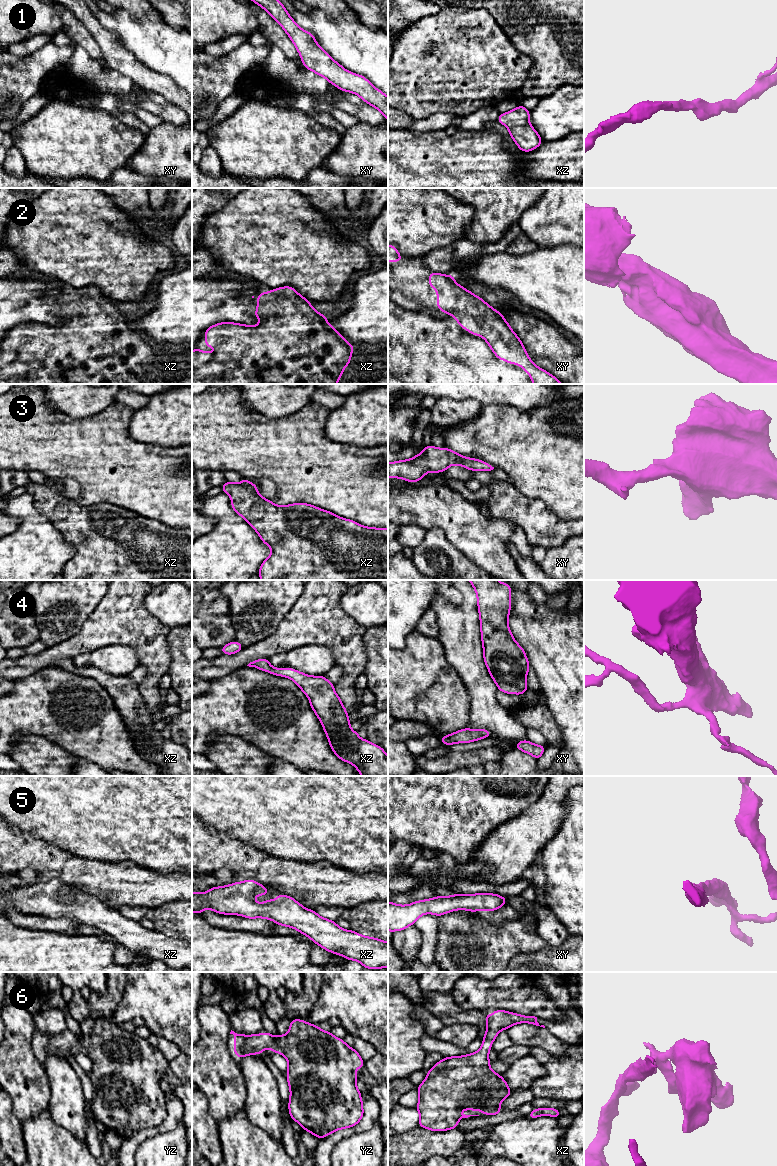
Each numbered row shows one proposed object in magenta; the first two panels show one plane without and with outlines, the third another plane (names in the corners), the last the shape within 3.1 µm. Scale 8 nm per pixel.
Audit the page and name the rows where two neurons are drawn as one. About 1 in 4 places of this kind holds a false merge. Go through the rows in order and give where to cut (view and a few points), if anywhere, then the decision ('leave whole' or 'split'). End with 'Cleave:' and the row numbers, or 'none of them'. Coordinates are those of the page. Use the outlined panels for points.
1: cut none; leave whole
2: cut none; leave whole
3: cut none; leave whole
4: cut none; leave whole
5: cut none; leave whole
6: cut none; leave whole
Cleave: none of them

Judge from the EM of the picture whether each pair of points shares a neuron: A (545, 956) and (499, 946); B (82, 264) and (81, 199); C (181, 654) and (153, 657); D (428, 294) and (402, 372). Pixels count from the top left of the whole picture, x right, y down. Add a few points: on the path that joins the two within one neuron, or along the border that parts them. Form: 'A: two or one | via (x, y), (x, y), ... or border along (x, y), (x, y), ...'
A: two | border along (545, 946), (532, 952), (519, 953), (508, 961)
B: one | via (80, 248), (80, 239), (76, 235), (76, 215)
C: two | border along (170, 632), (167, 644), (171, 662), (166, 673)
D: one | via (409, 313), (402, 320), (402, 353)

